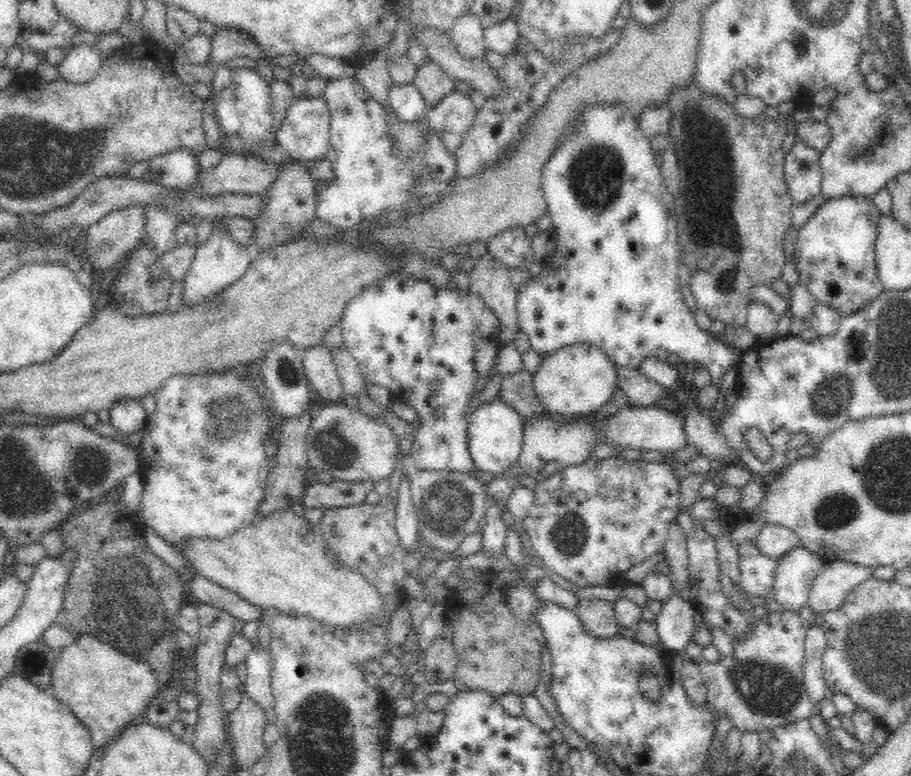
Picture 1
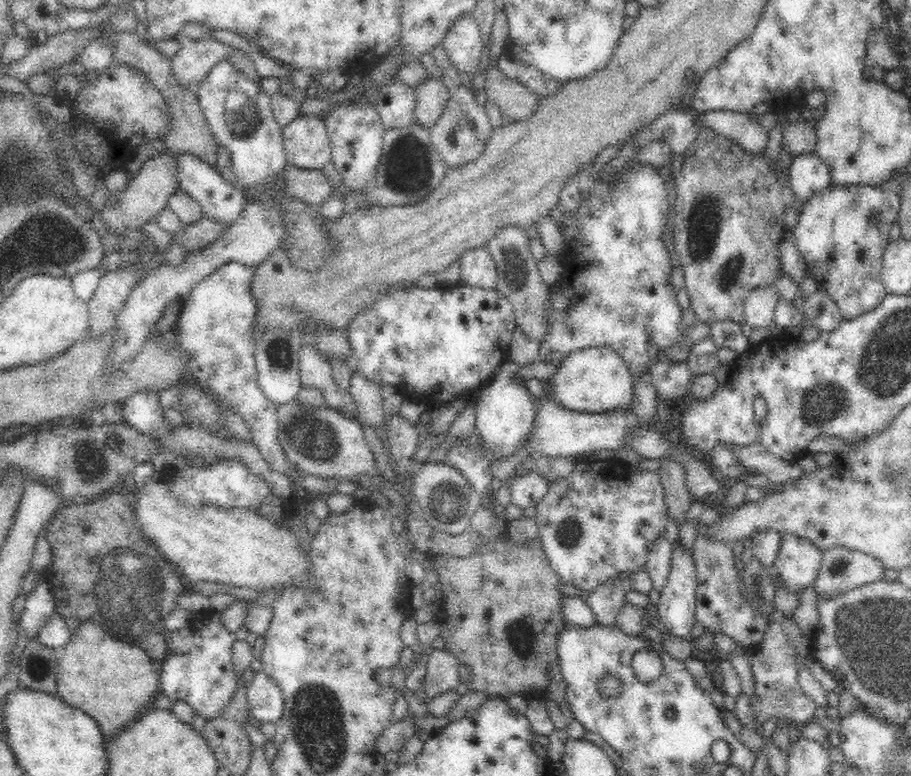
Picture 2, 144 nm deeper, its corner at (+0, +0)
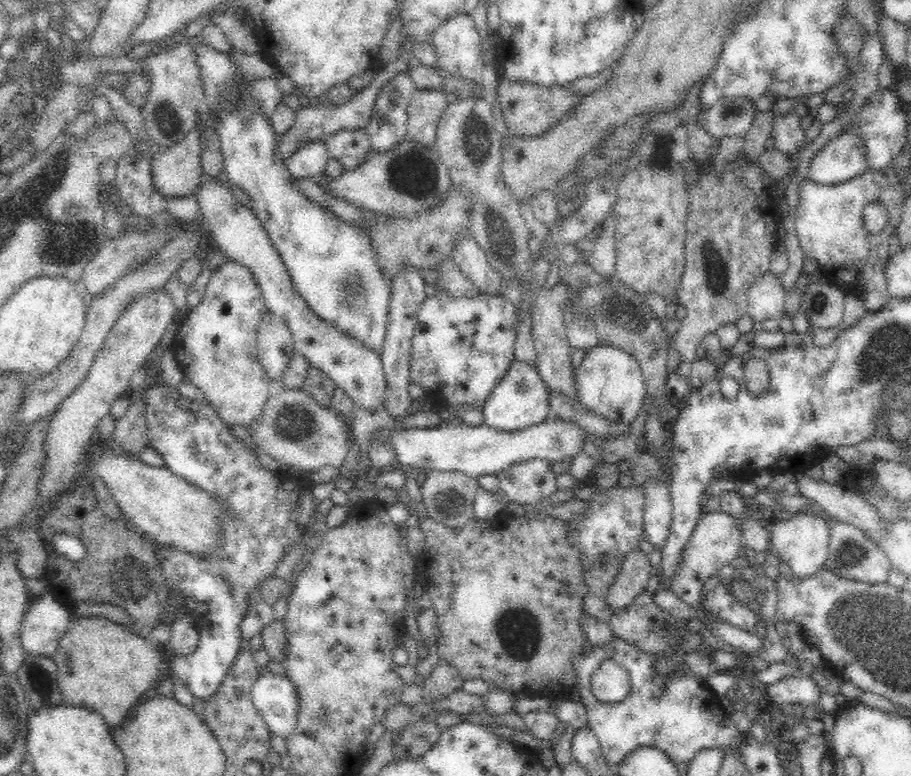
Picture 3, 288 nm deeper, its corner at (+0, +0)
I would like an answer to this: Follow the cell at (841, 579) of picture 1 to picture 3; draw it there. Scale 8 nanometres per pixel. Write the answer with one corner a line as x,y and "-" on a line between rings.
834,524
832,532
830,532
830,558
826,560
824,568
832,570
834,574
842,576
842,578
852,578
858,582
866,582
866,584
888,584
890,580
890,560
888,556
878,548
878,544
874,540
868,538
866,532
862,532
856,526
850,524

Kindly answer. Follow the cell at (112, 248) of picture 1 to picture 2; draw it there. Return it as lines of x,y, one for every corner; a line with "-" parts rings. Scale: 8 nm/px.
162,150
156,156
152,156
148,162
144,162
144,166
140,168
140,172
136,176
130,178
124,194
122,194
122,202
118,210
110,210
108,204
102,208
102,218
110,224
112,232
116,234
124,234
128,228
138,228
142,230
140,224
144,222
154,222
154,216
166,208
166,202
172,194
176,194
178,190
182,190
180,180
178,180
178,156
182,152
168,152

